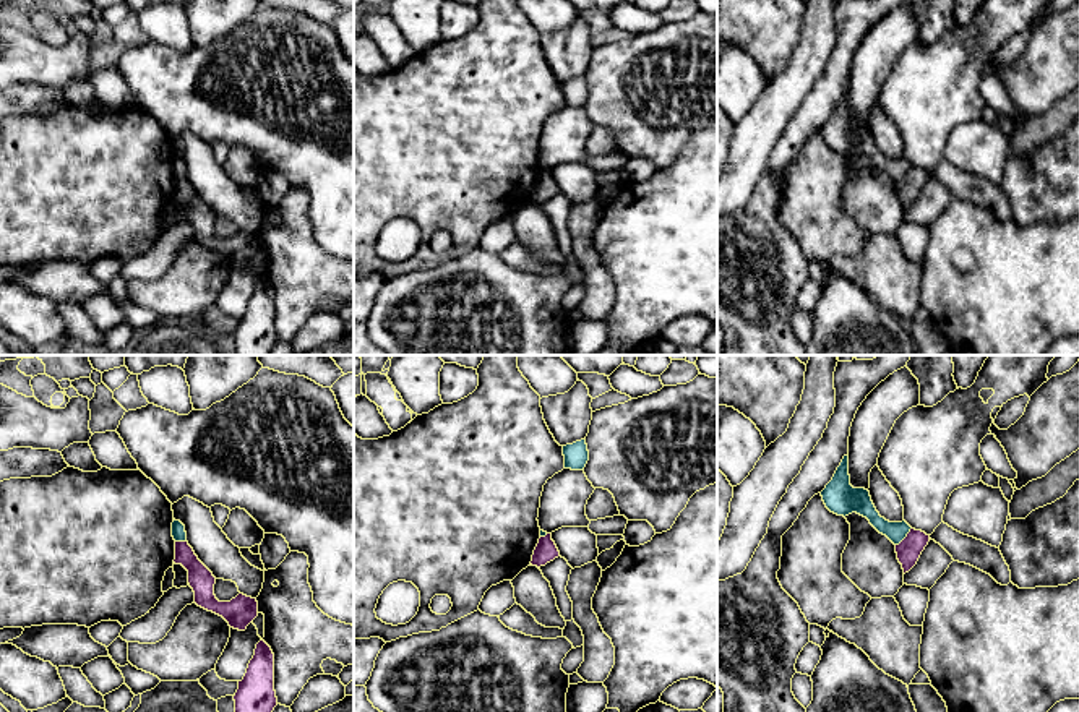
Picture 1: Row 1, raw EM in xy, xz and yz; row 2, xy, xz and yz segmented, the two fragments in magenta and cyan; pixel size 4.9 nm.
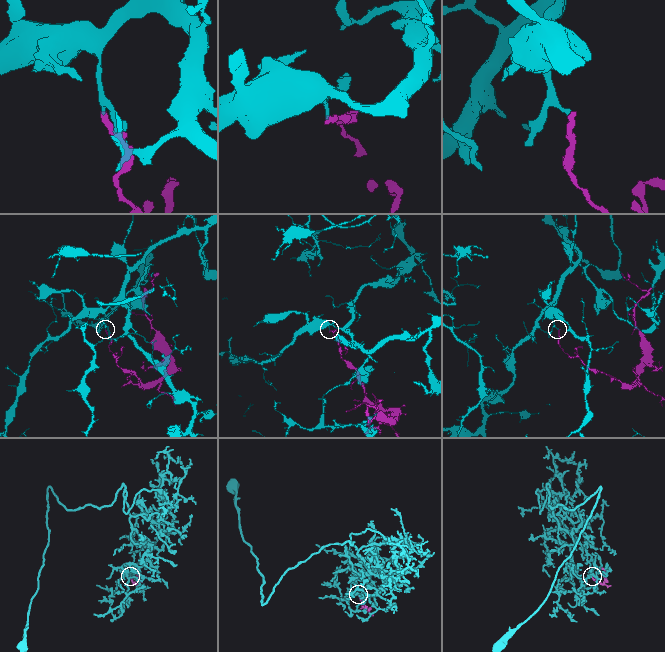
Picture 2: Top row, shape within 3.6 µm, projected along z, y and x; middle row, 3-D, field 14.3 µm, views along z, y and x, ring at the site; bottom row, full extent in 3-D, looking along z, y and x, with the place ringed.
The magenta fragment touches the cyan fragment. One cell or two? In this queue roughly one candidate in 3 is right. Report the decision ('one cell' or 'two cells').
two cells

